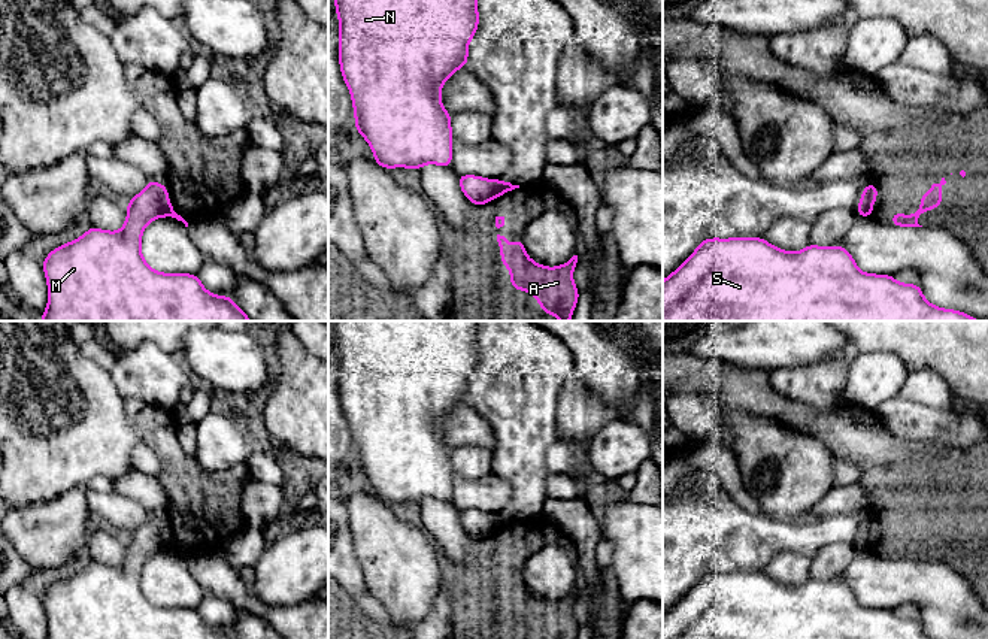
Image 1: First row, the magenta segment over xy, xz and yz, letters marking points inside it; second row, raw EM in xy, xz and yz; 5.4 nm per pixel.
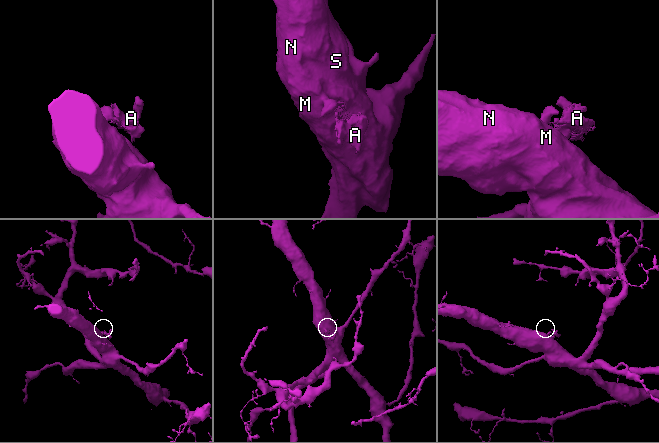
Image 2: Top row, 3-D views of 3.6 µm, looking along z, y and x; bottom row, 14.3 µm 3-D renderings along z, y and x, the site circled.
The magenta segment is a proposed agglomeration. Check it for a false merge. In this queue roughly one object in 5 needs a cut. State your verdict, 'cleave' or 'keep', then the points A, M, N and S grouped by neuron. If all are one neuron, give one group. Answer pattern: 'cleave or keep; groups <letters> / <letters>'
cleave; groups A / M N S

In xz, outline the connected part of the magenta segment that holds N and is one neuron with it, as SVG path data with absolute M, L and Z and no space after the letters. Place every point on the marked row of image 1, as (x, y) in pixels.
M334 0L334 12L339 16L339 66L342 78L349 90L354 106L355 131L364 137L373 151L373 161L382 169L416 169L424 164L437 164L451 169L454 133L451 128L452 112L442 106L440 88L461 67L469 64L469 43L479 28L478 0Z

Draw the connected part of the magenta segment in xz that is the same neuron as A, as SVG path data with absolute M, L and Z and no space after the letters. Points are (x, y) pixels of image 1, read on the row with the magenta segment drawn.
M497 234L497 242L500 264L510 272L510 290L524 290L536 297L543 314L555 315L560 321L570 321L581 296L573 281L578 255L561 266L548 267L527 255L522 237L510 246L504 236Z

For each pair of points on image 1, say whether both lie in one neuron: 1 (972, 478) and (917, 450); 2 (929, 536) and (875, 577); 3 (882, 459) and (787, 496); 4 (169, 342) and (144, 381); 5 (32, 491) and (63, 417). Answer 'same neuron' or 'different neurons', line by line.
1: same neuron
2: different neurons
3: different neurons
4: different neurons
5: same neuron

